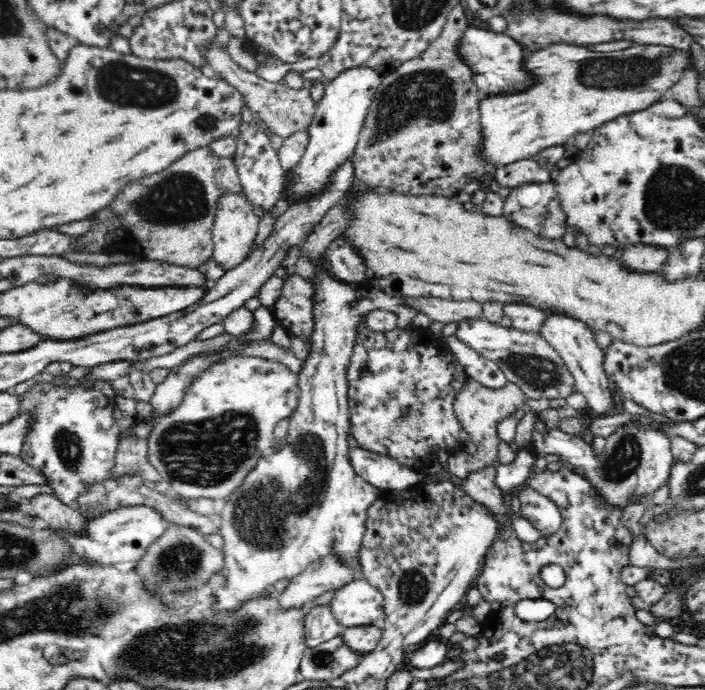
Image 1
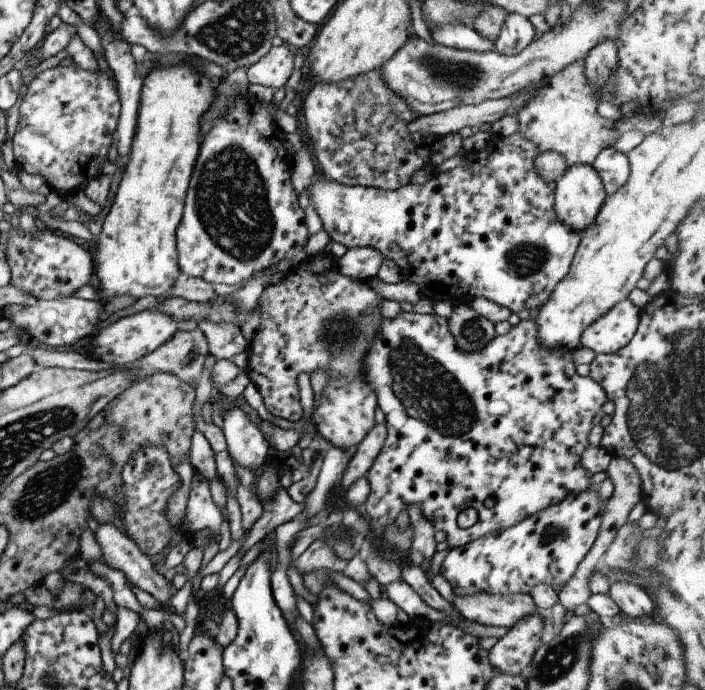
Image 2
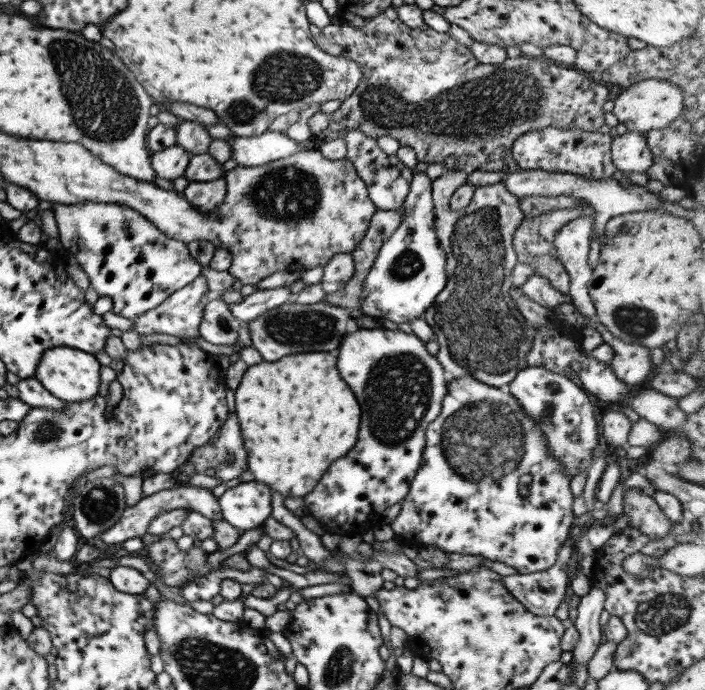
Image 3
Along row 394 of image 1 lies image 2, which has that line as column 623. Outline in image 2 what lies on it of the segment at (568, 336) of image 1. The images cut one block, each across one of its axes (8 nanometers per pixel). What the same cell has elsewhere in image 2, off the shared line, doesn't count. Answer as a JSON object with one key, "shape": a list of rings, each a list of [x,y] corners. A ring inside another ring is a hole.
{"shape":[[[629,582],[609,584],[606,596],[617,606],[622,616],[649,621],[655,613],[654,599],[647,591]]]}

